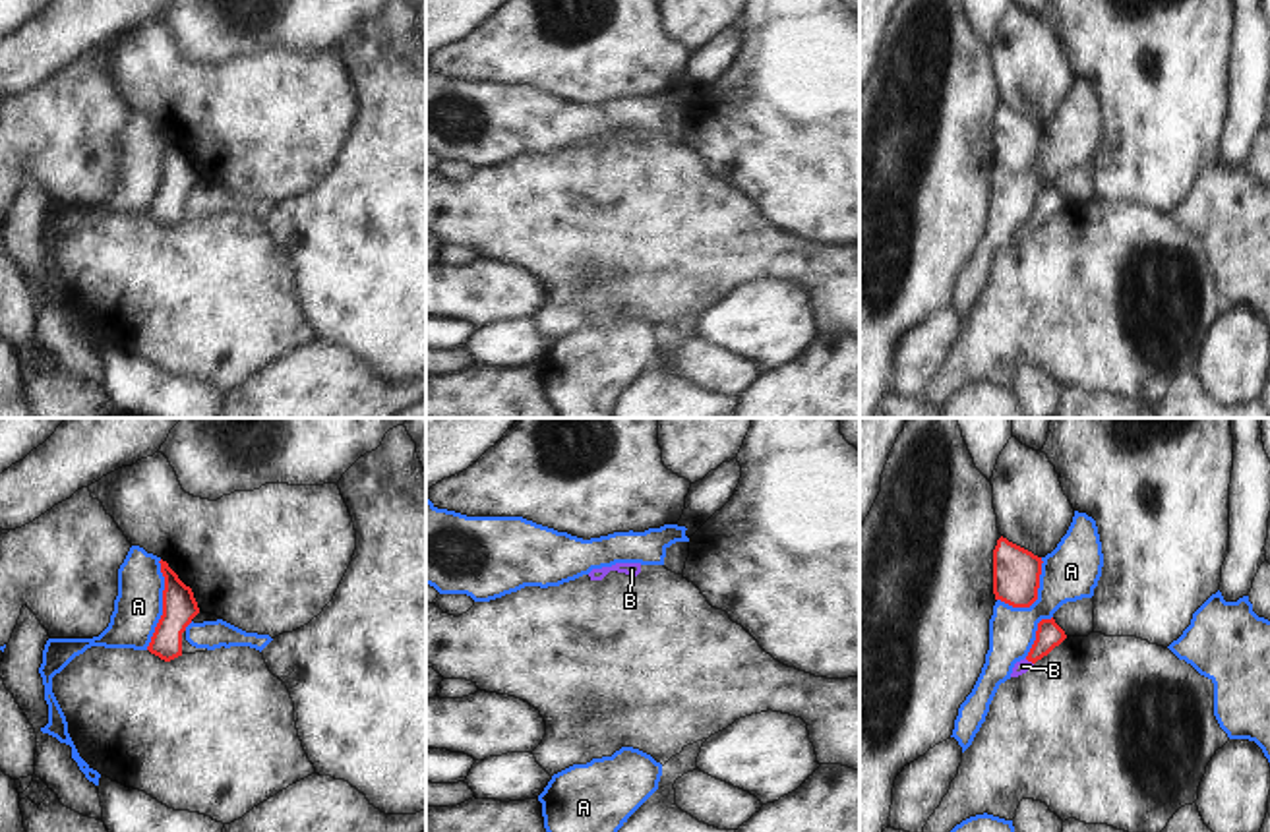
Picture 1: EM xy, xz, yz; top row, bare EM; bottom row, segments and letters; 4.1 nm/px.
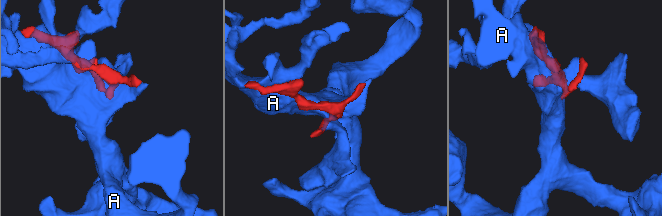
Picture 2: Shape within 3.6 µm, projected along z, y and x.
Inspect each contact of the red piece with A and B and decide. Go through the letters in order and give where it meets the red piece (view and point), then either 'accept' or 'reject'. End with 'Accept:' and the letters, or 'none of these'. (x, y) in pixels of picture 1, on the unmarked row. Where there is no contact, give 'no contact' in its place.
A: contact xy (163, 171); reject
B: contact yz (1028, 227); accept
Accept: B

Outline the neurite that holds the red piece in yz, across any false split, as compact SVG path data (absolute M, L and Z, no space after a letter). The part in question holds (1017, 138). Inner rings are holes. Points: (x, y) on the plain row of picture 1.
M999 104L993 116L993 161L1013 174L1030 174L1038 166L1042 124Z

